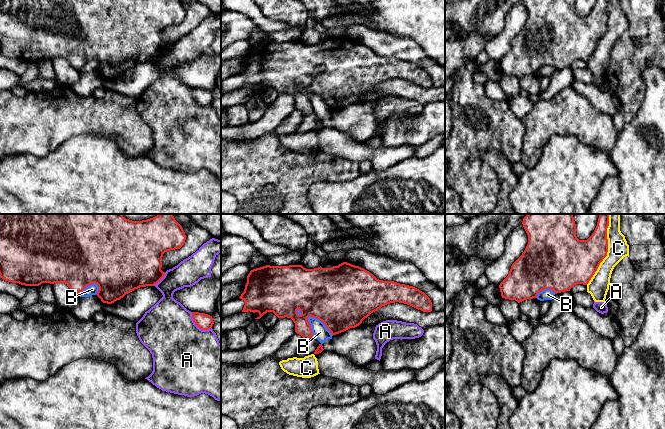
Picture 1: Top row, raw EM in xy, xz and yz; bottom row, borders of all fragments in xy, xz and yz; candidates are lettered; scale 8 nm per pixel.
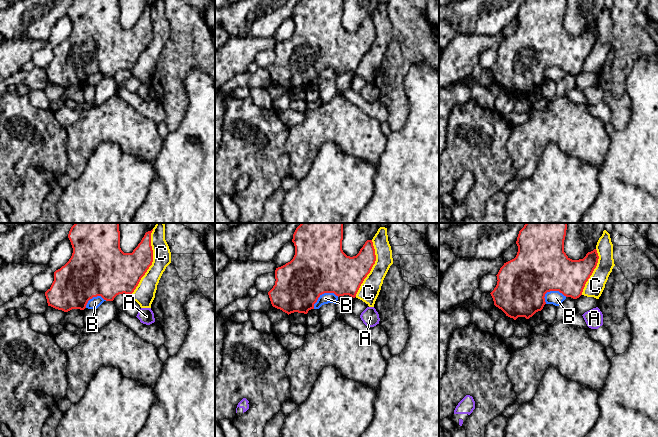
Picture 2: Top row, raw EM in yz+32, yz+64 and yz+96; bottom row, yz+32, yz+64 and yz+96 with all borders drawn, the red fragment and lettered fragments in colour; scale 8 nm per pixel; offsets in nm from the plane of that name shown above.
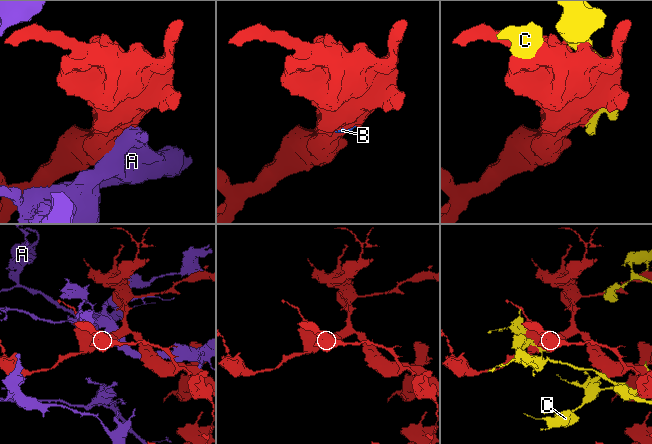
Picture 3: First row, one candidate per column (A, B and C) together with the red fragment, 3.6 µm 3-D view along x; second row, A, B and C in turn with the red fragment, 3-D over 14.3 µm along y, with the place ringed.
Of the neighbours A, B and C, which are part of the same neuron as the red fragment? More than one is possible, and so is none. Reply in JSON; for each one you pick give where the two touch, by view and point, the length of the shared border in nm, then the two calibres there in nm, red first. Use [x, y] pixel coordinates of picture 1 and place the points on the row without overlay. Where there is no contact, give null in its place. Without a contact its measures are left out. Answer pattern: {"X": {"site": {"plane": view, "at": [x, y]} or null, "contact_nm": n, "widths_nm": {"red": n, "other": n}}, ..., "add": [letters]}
{"add": []}

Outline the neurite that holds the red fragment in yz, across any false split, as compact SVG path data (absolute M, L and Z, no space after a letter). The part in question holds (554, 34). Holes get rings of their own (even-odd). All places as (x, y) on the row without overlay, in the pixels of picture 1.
M523 0L528 20L499 61L502 74L520 79L537 74L538 69L544 65L551 65L557 70L570 67L577 60L587 61L607 32L608 2L609 0L597 0L587 16L579 16L576 0Z

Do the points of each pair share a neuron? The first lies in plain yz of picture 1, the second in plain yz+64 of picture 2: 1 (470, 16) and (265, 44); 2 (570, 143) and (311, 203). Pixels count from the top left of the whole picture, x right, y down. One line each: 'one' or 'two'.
1: two
2: one

